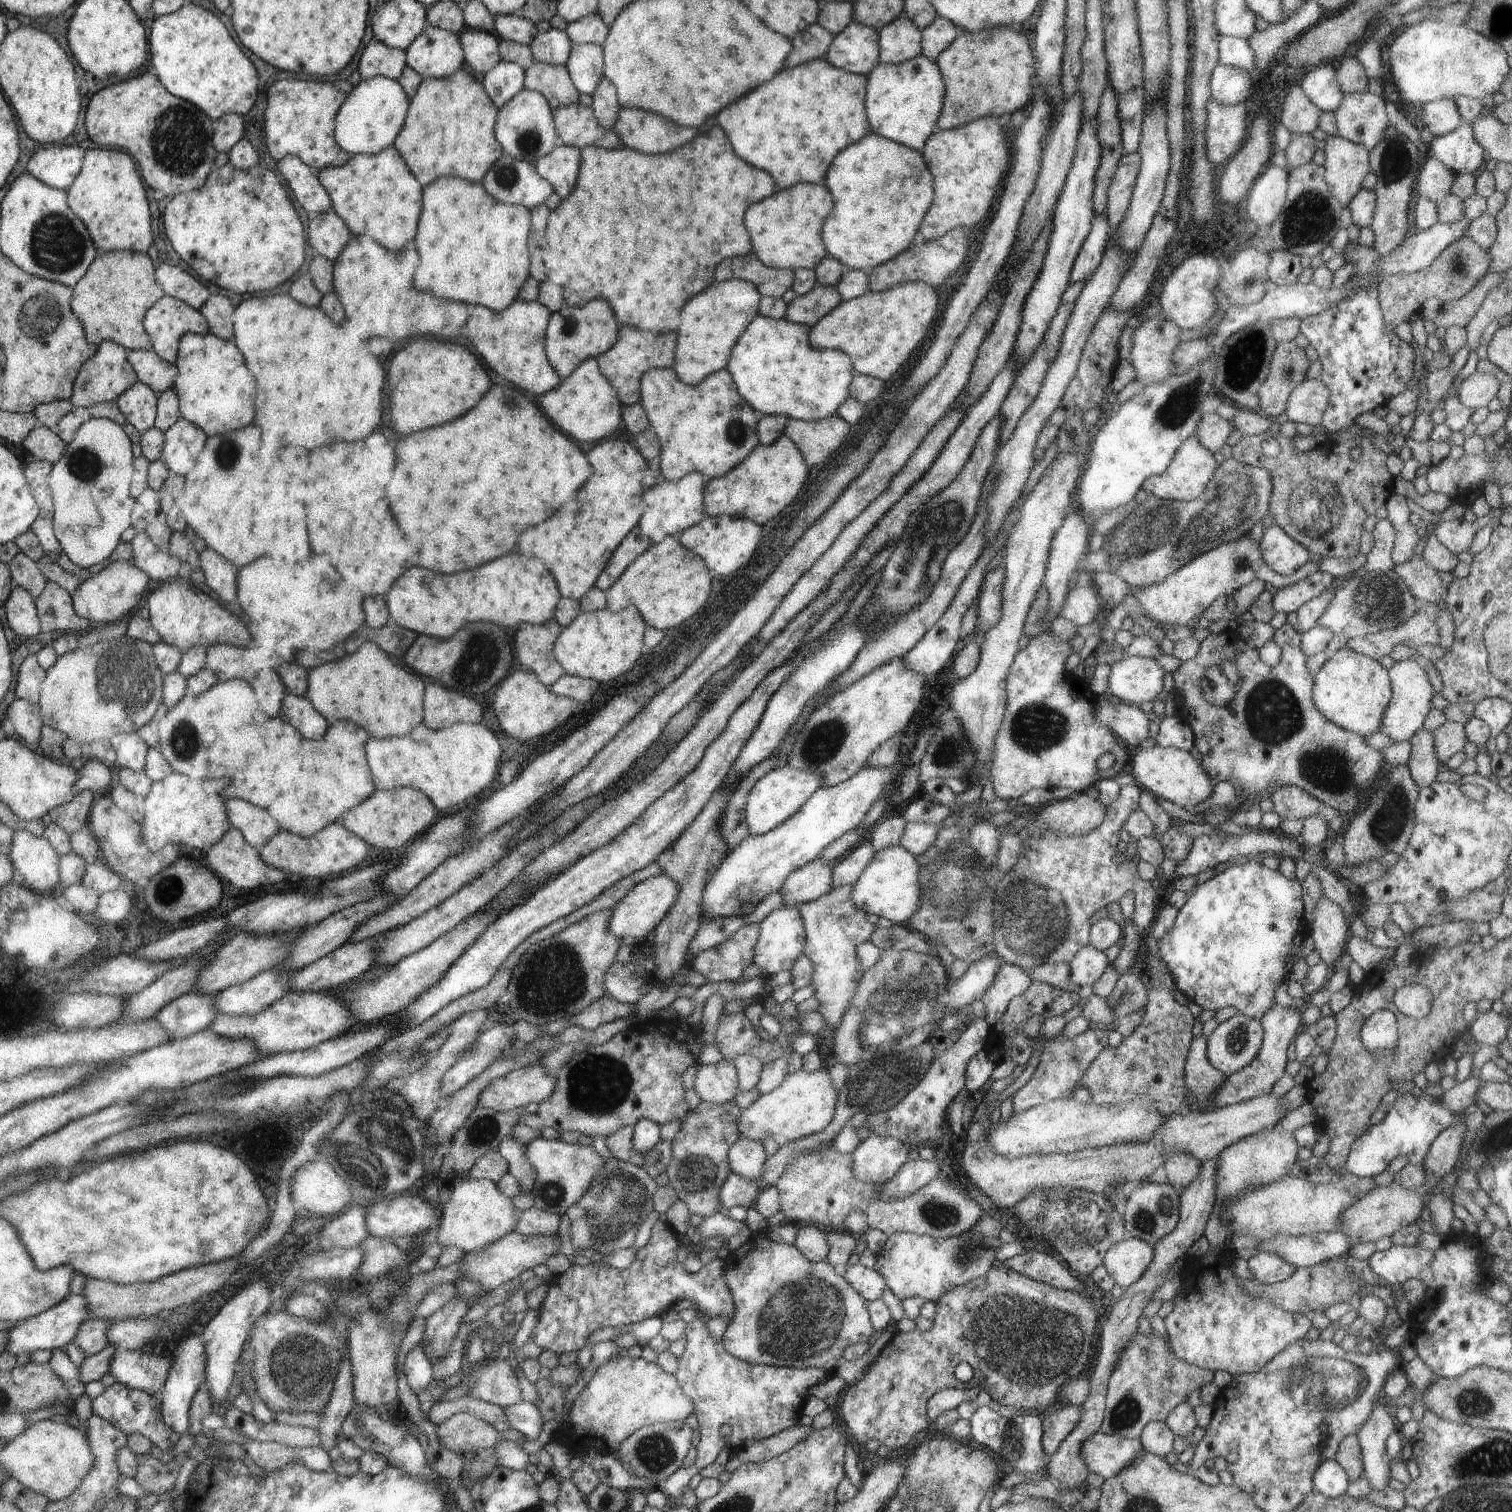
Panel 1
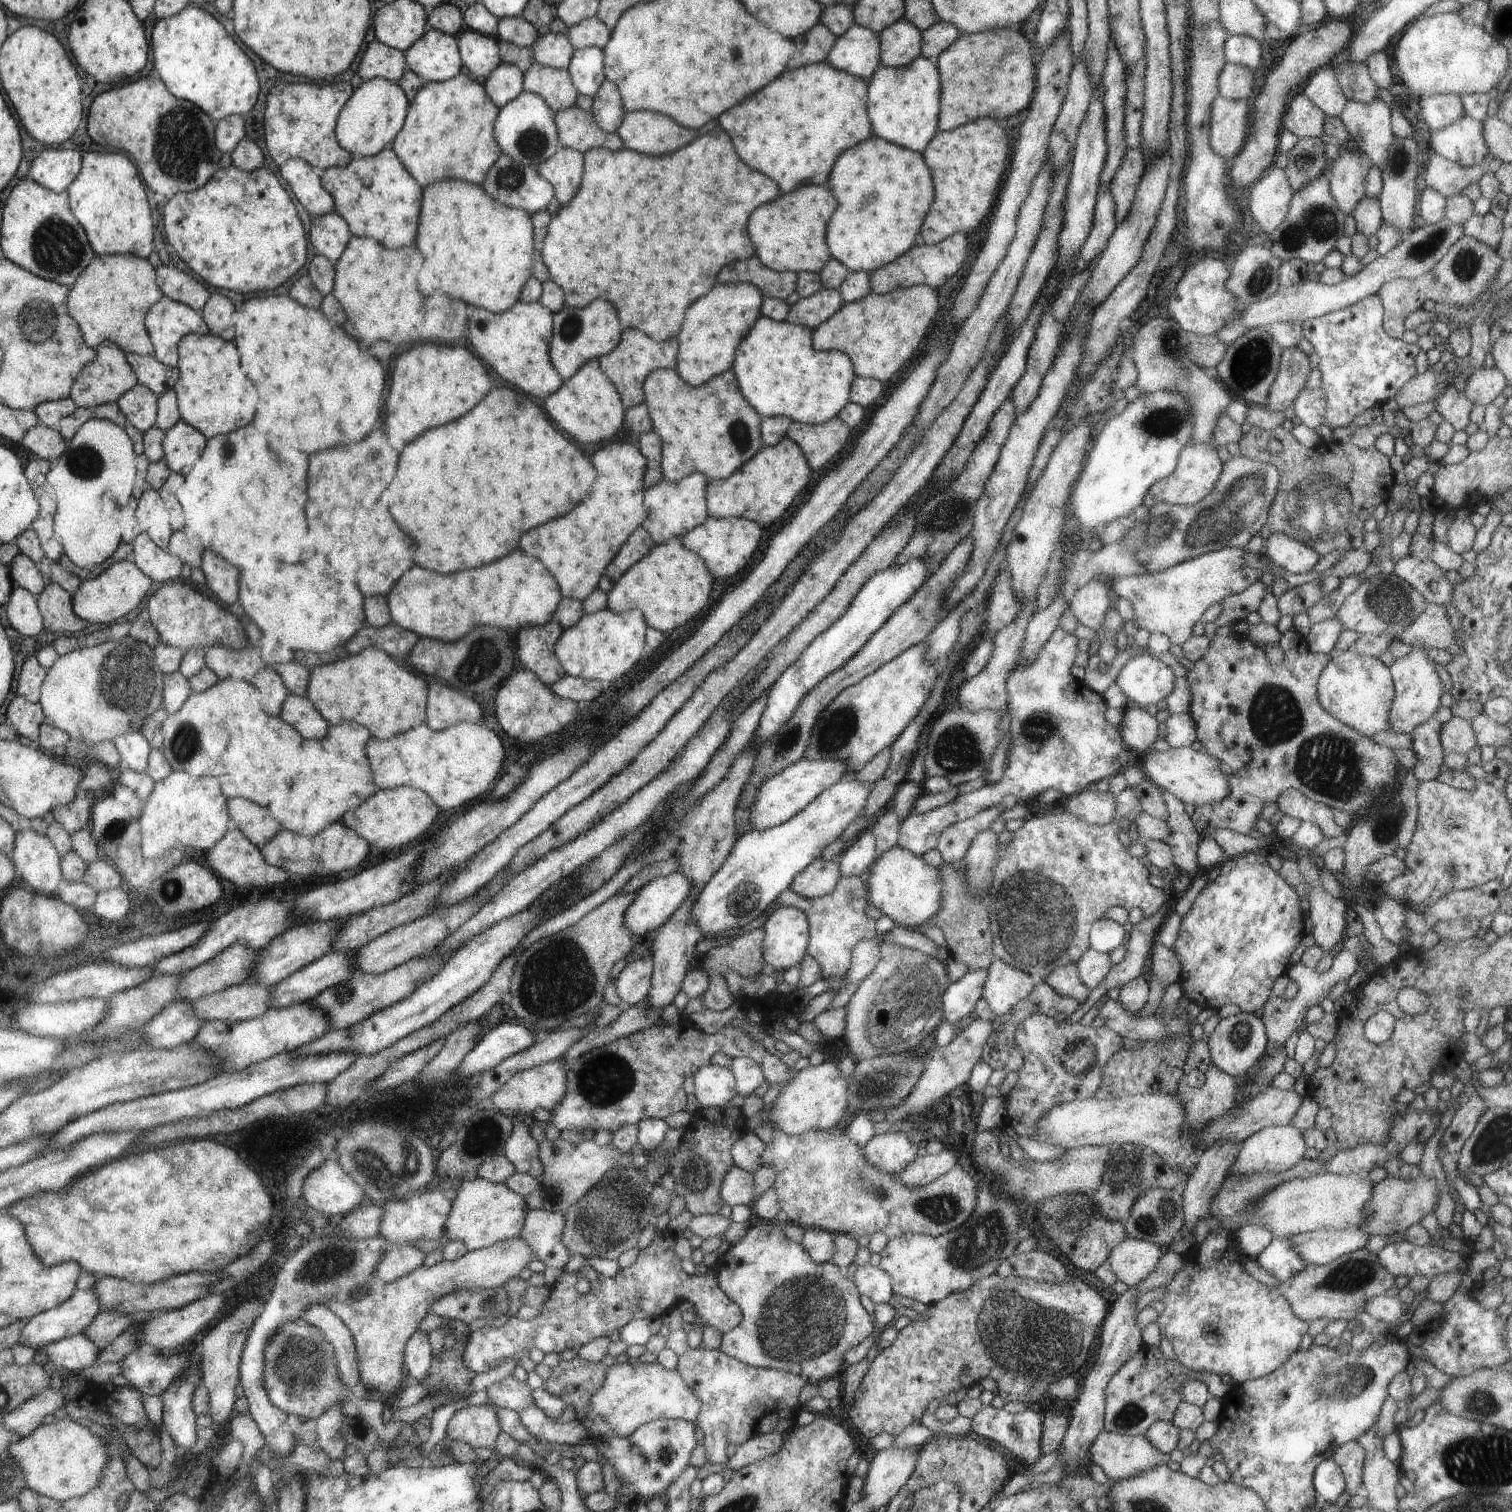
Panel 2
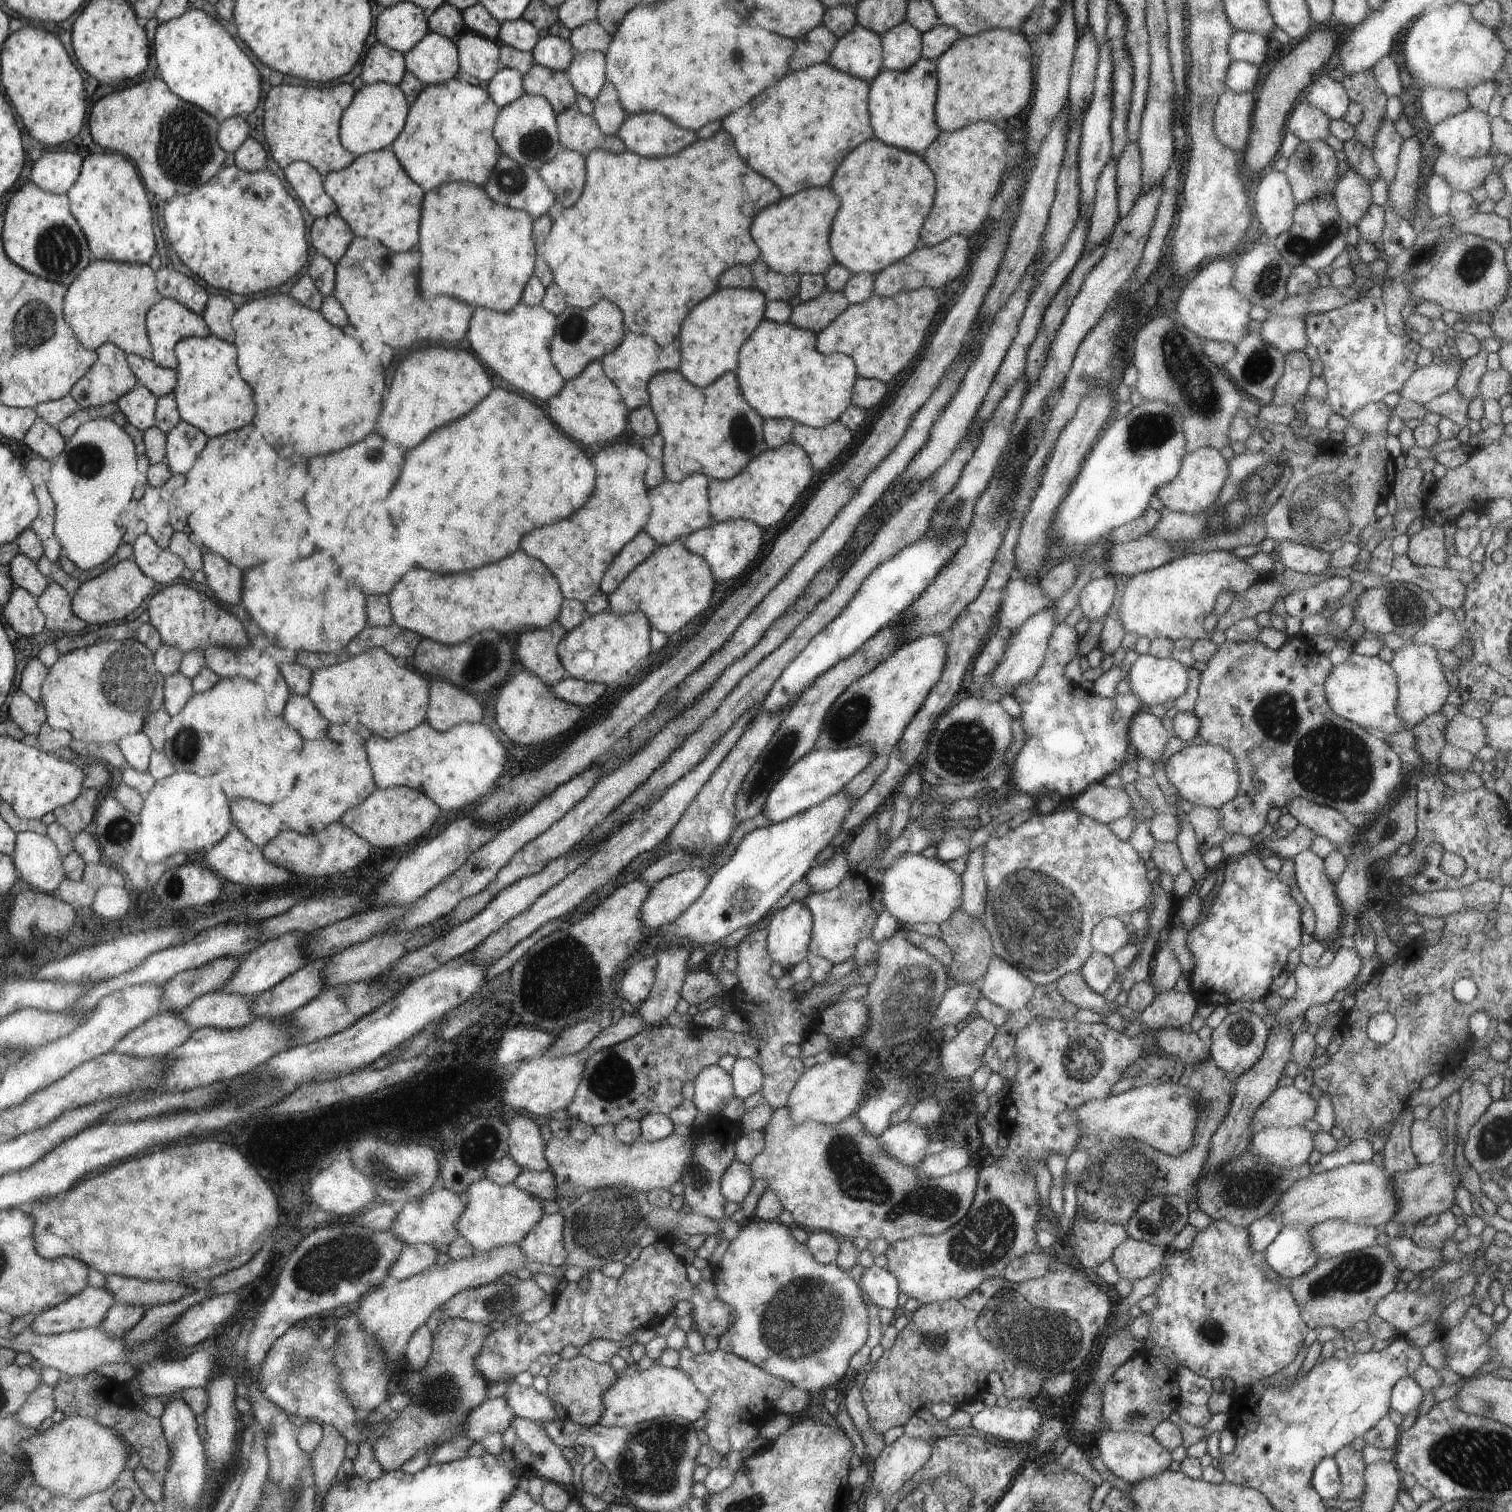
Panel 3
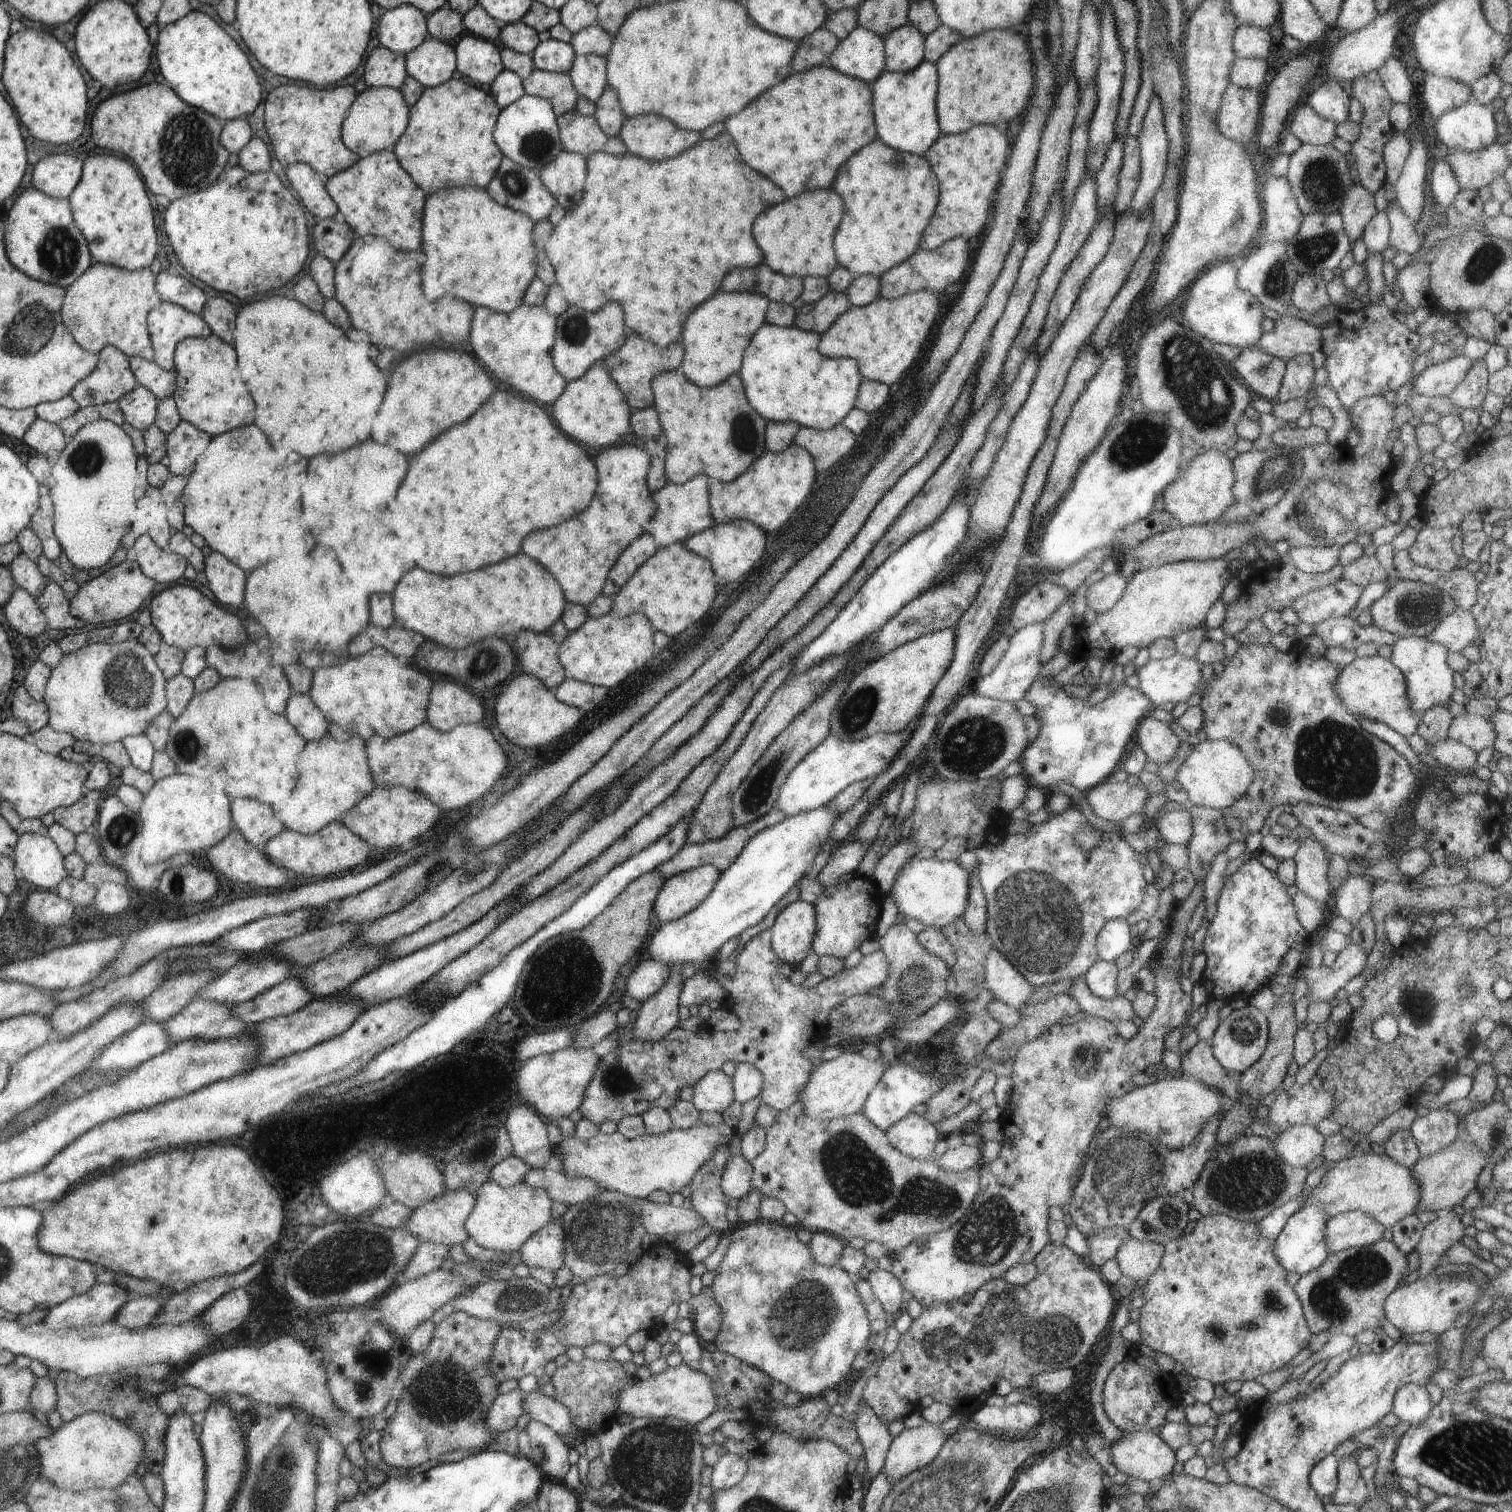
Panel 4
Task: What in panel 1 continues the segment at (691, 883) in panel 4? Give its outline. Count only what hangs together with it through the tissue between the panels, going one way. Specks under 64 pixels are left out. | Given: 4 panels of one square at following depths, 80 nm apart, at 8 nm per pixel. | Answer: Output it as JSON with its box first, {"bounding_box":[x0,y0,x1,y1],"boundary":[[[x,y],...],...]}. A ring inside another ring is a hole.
{"bounding_box":[607,875,679,938],"boundary":[[[656,875],[633,886],[618,902],[613,904],[607,924],[608,930],[618,938],[642,938],[658,926],[664,915],[679,898],[679,885],[666,875]]]}

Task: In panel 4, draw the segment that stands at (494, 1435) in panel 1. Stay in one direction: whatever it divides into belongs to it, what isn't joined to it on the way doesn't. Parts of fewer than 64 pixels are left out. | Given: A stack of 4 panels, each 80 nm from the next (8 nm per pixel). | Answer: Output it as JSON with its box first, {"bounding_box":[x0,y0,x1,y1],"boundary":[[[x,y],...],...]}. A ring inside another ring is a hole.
{"bounding_box":[486,1388,522,1433],"boundary":[[[519,1388],[510,1393],[501,1394],[488,1408],[486,1426],[492,1433],[506,1432],[510,1430],[518,1418],[522,1416],[522,1395]]]}

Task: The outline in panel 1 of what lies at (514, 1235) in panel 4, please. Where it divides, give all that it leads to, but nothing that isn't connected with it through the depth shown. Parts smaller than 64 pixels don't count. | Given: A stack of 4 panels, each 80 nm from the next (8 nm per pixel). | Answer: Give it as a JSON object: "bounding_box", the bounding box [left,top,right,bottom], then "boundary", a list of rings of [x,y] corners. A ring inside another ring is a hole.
{"bounding_box":[436,1179,518,1253],"boundary":[[[466,1179],[457,1184],[450,1190],[450,1200],[440,1205],[441,1217],[439,1218],[439,1225],[436,1227],[438,1244],[442,1247],[458,1247],[463,1253],[472,1253],[511,1233],[515,1230],[516,1223],[518,1223],[518,1210],[513,1207],[511,1200],[511,1197],[498,1190],[495,1181]]]}

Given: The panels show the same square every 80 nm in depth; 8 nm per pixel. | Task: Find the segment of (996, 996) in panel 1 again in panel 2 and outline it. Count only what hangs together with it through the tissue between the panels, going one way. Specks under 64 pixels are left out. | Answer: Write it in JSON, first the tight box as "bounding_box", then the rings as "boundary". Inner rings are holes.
{"bounding_box":[982,957,1036,1017],"boundary":[[[994,957],[987,968],[982,999],[991,1006],[997,1017],[1006,1014],[1020,999],[1027,997],[1035,985],[1036,980],[1029,974]]]}

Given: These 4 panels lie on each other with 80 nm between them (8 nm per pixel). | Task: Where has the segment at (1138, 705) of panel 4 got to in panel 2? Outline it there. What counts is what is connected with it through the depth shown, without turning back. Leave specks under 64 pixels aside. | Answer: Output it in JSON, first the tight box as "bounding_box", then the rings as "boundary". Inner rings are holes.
{"bounding_box":[898,627,1134,857],"boundary":[[[1058,627],[1032,664],[1022,661],[1009,672],[1009,732],[1013,743],[1002,778],[995,784],[959,795],[947,806],[908,815],[901,822],[898,847],[922,857],[938,846],[941,832],[952,823],[969,819],[1006,800],[1026,802],[1049,788],[1060,790],[1064,798],[1079,795],[1100,780],[1122,773],[1133,762],[1134,756],[1123,743],[1119,728],[1104,717],[1107,708],[1102,696],[1070,673],[1078,652],[1078,640],[1076,635]]]}

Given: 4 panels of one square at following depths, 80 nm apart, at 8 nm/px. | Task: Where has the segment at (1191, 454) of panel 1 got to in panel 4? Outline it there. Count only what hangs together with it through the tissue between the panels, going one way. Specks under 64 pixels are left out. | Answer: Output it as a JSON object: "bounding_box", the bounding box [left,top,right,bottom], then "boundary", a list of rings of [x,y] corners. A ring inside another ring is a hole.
{"bounding_box":[1163,450,1235,525],"boundary":[[[1205,450],[1195,456],[1179,477],[1163,490],[1164,508],[1173,516],[1176,525],[1204,525],[1219,519],[1235,501],[1232,490],[1234,483],[1232,460],[1220,451]]]}

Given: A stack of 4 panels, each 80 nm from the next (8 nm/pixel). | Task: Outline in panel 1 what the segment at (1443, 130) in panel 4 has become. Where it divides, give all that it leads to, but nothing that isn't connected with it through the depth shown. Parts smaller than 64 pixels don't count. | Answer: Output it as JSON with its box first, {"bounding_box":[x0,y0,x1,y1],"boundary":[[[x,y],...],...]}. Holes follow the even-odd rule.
{"bounding_box":[1429,123,1485,174],"boundary":[[[1463,123],[1448,135],[1434,137],[1429,148],[1433,156],[1456,174],[1476,174],[1482,169],[1485,150],[1476,142],[1472,123]]]}

